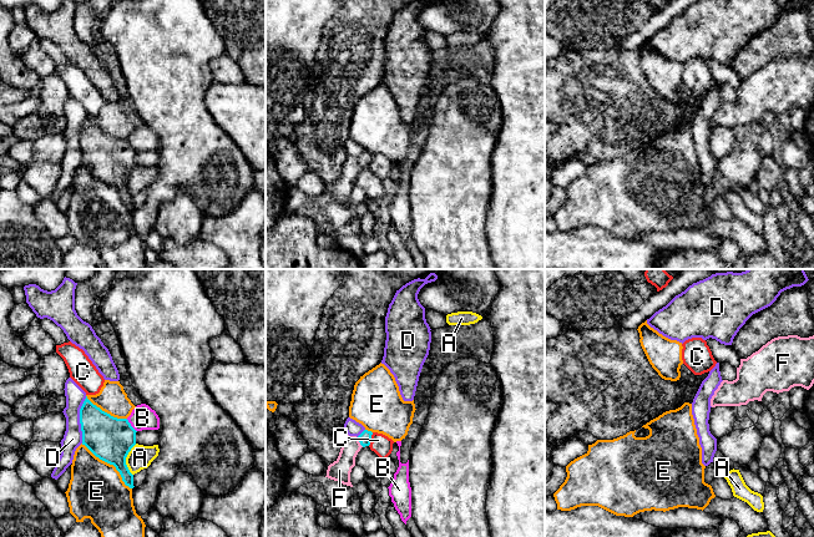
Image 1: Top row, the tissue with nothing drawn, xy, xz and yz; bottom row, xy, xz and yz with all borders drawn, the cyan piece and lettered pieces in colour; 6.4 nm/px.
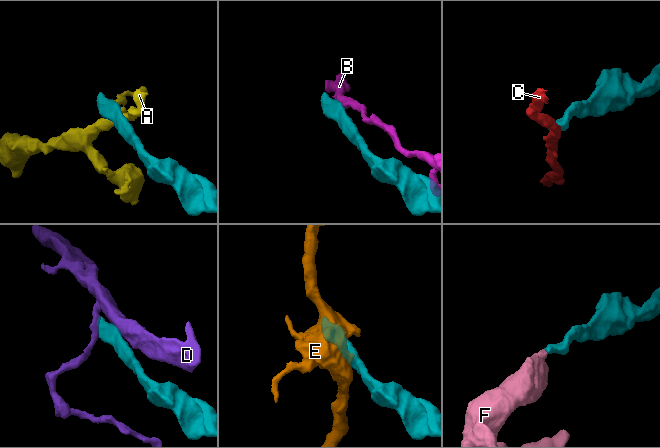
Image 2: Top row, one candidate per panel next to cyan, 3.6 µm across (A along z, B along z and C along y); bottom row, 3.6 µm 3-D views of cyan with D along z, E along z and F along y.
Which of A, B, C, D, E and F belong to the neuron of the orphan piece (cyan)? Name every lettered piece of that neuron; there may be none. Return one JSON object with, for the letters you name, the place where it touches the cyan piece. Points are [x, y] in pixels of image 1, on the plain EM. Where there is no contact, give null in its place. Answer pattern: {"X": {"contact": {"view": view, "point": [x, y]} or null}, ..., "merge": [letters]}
{"F": {"contact": {"view": "xz", "point": [359, 162]}}, "merge": ["F"]}

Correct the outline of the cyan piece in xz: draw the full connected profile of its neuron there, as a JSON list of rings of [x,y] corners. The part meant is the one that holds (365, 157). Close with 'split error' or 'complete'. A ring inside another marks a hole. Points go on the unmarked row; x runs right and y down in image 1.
[[[364,151],[358,158],[348,156],[338,179],[328,187],[325,198],[353,208],[350,193],[355,187],[355,178],[362,168],[370,166],[371,156],[373,153],[368,151]]] | split error

